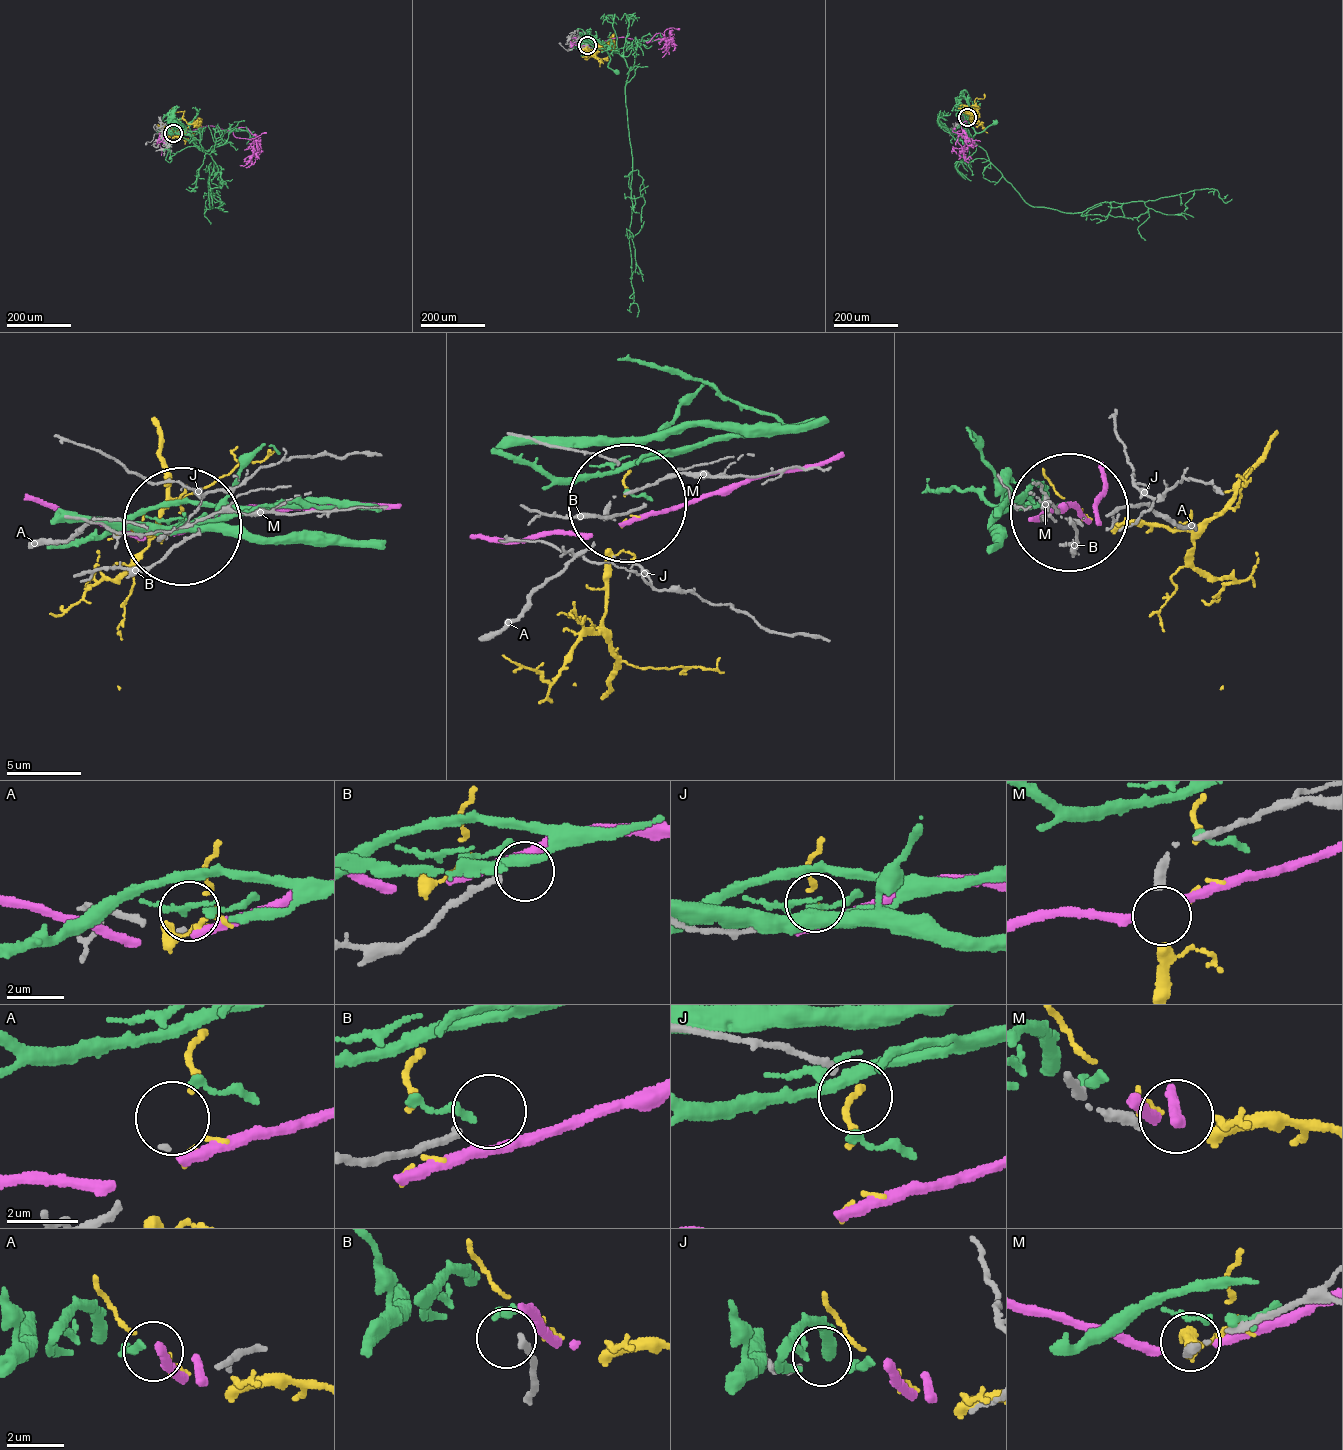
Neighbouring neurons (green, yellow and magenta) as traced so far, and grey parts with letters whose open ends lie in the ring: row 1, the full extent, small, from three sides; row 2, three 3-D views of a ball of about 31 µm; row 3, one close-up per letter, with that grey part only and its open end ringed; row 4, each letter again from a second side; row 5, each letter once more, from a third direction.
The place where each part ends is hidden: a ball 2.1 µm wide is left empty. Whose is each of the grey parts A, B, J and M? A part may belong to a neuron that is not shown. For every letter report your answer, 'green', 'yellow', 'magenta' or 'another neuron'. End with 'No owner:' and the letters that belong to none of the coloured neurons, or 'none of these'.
A: green
B: another neuron
J: another neuron
M: yellow
No owner: B, J

